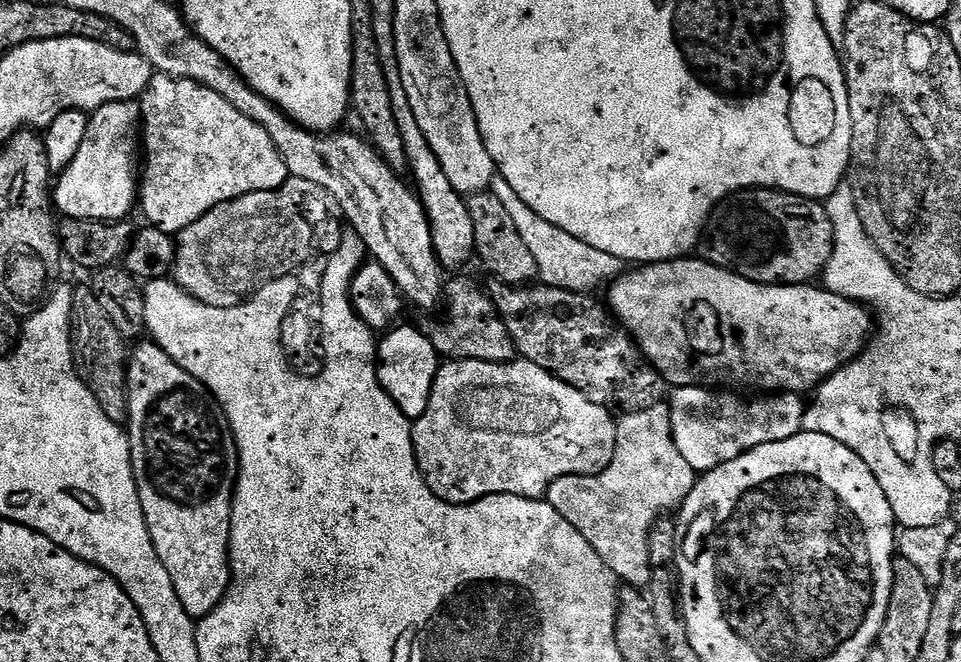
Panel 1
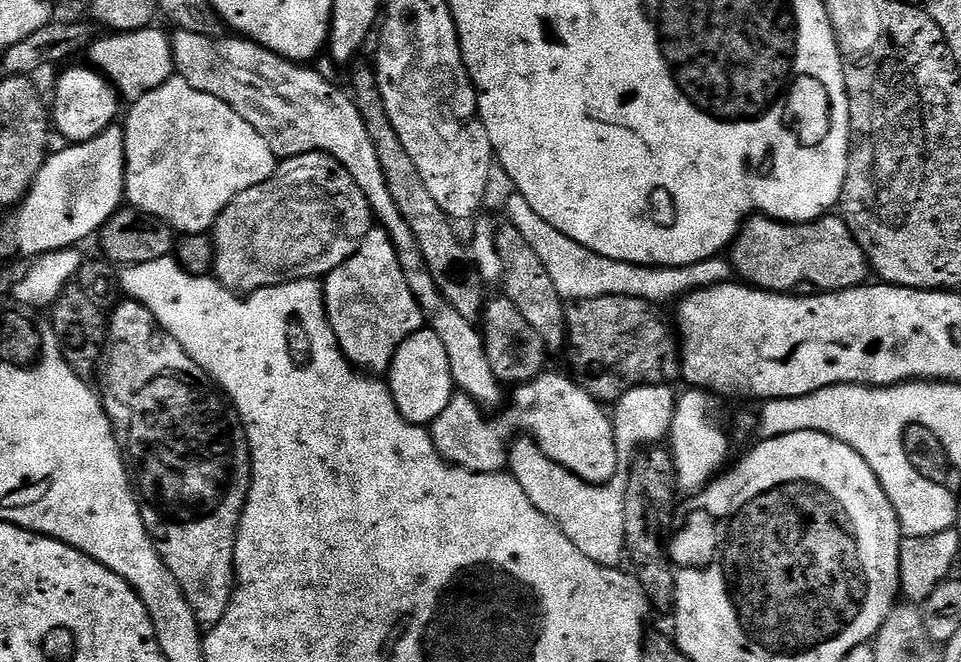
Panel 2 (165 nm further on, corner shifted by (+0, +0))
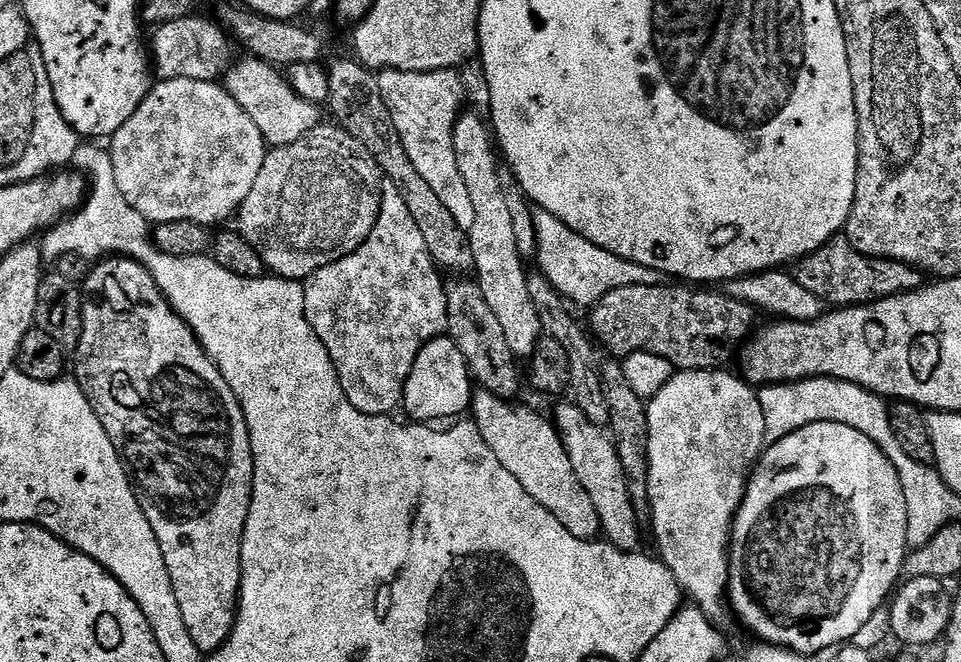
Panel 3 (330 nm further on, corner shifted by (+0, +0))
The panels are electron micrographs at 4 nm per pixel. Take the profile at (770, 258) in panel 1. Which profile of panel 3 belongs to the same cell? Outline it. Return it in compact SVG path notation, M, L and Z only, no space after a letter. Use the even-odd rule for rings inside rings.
M846 238L826 241L818 251L795 261L790 273L795 282L803 289L810 290L824 306L872 304L876 300L901 296L903 292L916 292L926 283L925 273L919 268L906 262L862 254Z

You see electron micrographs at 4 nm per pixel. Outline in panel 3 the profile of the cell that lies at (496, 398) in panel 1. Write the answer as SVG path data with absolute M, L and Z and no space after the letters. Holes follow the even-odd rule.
M567 403L557 410L554 423L574 466L574 474L578 474L581 486L586 494L590 494L590 502L600 519L603 539L623 552L637 551L641 547L640 528L636 525L638 517L632 505L622 462L616 447L612 445L612 437L601 425L590 422L576 403Z

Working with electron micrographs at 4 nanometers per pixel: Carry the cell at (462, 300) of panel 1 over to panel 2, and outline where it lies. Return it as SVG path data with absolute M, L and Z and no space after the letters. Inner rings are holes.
M497 294L493 300L491 297L485 303L482 313L482 335L490 370L494 370L501 385L519 386L545 371L544 363L550 359L548 347L544 345L542 338L538 338L538 330L534 330L534 326L530 326L530 322L526 322L526 318L518 314L514 302L510 302L507 296Z

